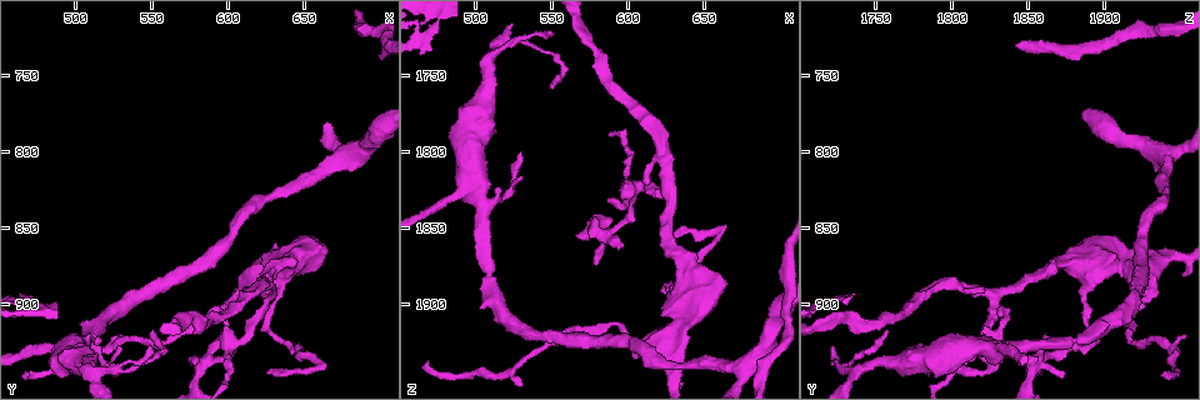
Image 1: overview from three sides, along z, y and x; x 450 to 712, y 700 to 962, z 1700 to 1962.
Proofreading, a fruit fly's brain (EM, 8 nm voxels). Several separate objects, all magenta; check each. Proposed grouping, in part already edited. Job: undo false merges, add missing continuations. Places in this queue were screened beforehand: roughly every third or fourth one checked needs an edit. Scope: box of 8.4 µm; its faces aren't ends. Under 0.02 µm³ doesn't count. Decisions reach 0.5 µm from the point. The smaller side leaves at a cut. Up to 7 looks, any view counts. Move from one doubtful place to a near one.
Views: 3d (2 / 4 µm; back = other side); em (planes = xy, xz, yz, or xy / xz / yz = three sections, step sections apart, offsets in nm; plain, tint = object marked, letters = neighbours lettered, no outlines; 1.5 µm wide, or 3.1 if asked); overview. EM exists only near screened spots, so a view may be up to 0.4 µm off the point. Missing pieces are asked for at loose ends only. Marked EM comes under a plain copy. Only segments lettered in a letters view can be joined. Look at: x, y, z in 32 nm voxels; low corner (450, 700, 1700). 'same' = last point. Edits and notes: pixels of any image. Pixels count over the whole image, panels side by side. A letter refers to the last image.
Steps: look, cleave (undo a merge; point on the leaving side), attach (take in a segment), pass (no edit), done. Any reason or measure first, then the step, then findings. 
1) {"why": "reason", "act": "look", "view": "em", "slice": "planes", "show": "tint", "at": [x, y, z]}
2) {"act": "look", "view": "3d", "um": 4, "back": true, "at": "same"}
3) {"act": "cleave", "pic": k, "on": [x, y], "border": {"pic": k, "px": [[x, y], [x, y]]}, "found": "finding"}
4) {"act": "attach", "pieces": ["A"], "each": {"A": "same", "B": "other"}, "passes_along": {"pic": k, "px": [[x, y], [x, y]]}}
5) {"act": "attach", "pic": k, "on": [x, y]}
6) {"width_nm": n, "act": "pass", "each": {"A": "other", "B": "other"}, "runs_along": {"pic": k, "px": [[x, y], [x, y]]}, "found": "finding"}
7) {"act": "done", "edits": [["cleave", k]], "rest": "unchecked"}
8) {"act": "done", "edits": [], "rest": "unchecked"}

{"why": "tapers out", "act": "look", "view": "3d", "um": 4, "at": [624, 944, 1858]}

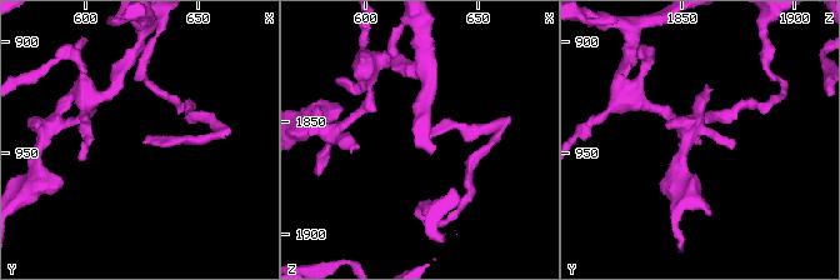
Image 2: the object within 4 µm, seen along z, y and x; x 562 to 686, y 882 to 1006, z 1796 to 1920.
{"why": "now the EM", "act": "look", "view": "em", "slice": "planes", "show": "letters", "at": [627, 945, 1856]}

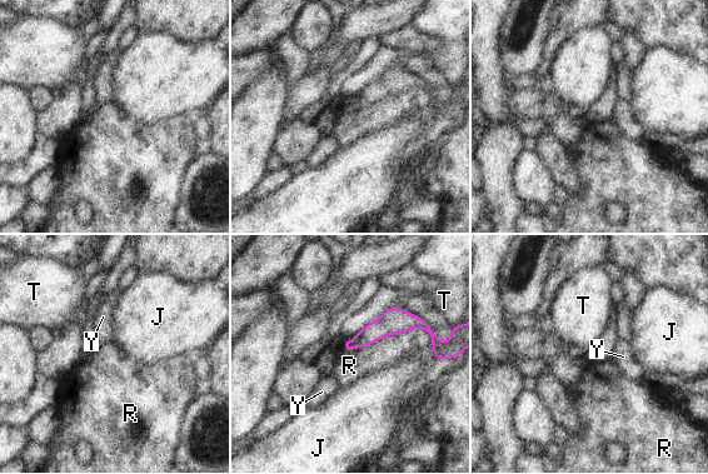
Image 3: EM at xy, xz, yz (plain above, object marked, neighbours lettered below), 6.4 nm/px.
{"act": "pass", "each": {"J": "other", "R": "other", "T": "other", "Y": "other"}, "runs_along": {"pic": 3, "px": [[422, 324], [388, 323], [347, 347]]}, "found": "no lettered segment goes on from it"}

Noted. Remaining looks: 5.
{"why": "tapers out", "act": "look", "view": "em", "slice": "yz", "step": 8, "show": "tint", "at": [586, 906, 1830]}

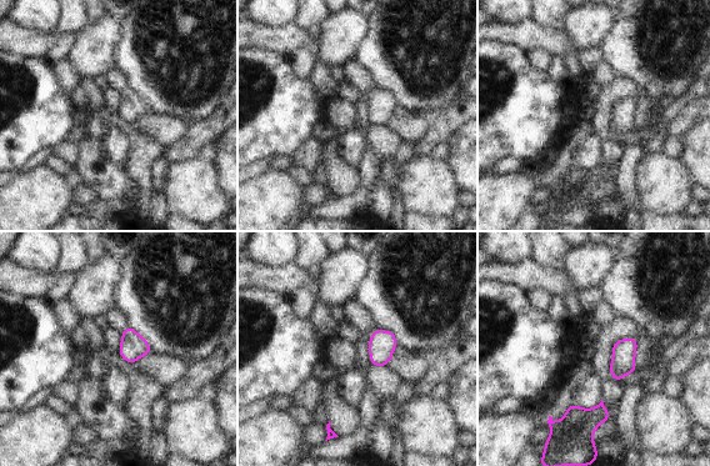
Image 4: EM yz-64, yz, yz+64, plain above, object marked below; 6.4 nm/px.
{"act": "look", "view": "em", "slice": "planes", "show": "tint", "at": "same"}

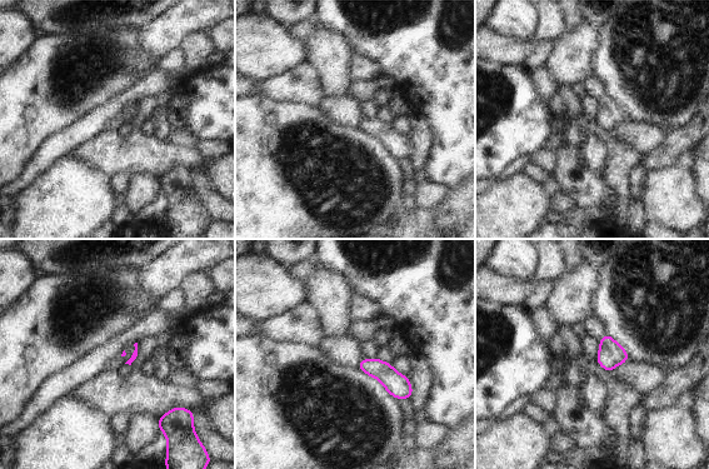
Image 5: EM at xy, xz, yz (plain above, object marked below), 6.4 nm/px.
{"act": "look", "view": "em", "slice": "planes", "show": "letters", "at": "same"}

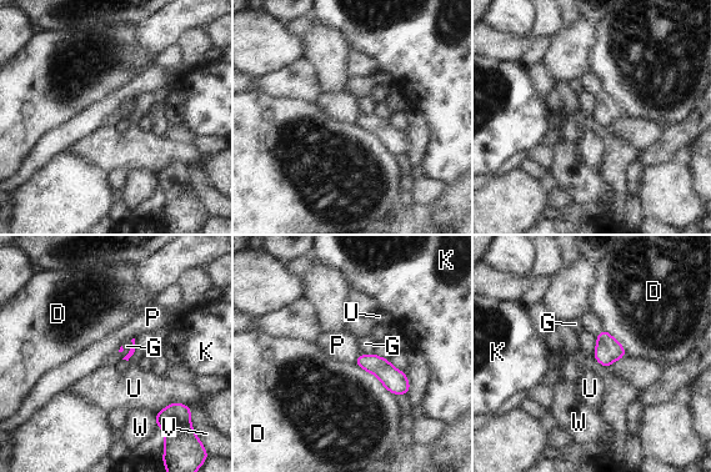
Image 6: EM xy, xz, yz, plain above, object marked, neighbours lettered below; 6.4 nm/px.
{"act": "pass", "each": {"D": "other", "G": "other", "K": "other", "P": "other", "U": "other", "V": "other", "W": "other"}, "border": {"pic": 6, "px": [[131, 340], [131, 347], [121, 358]]}, "found": "none of them fits"}

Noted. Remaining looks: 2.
{"why": "thin end", "act": "look", "view": "em", "slice": "xy", "step": 4, "show": "letters", "at": [550, 926, 1722]}

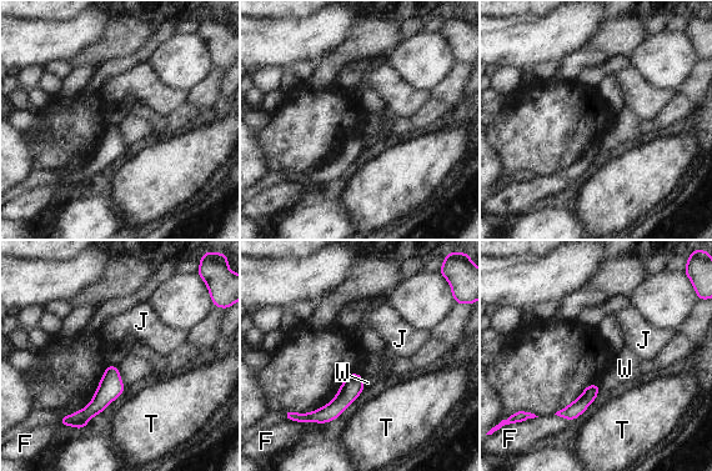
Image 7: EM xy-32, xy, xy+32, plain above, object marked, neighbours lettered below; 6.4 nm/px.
{"act": "look", "view": "em", "slice": "planes", "show": "letters", "at": "same"}

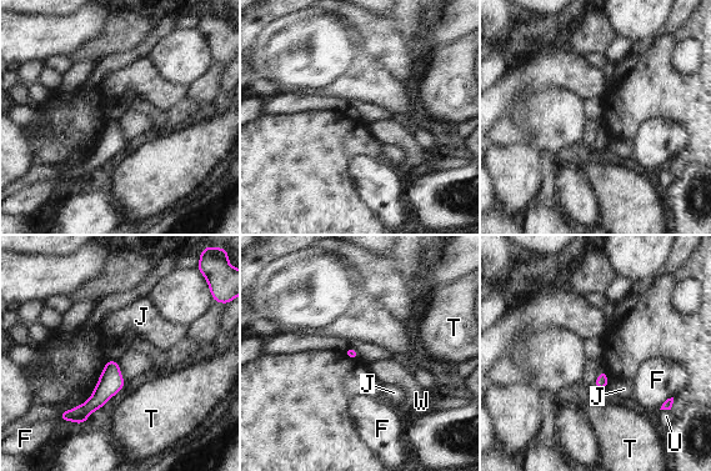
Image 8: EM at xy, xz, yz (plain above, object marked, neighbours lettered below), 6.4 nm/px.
{"act": "pass", "each": {"F": "other", "J": "other", "T": "other", "U": "other", "W": "other"}, "border": {"pic": 8, "px": [[606, 375], [609, 386]]}, "found": "no lettered segment goes on from it"}

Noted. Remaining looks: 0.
{"act": "done", "edits": [], "rest": "unchecked"}

